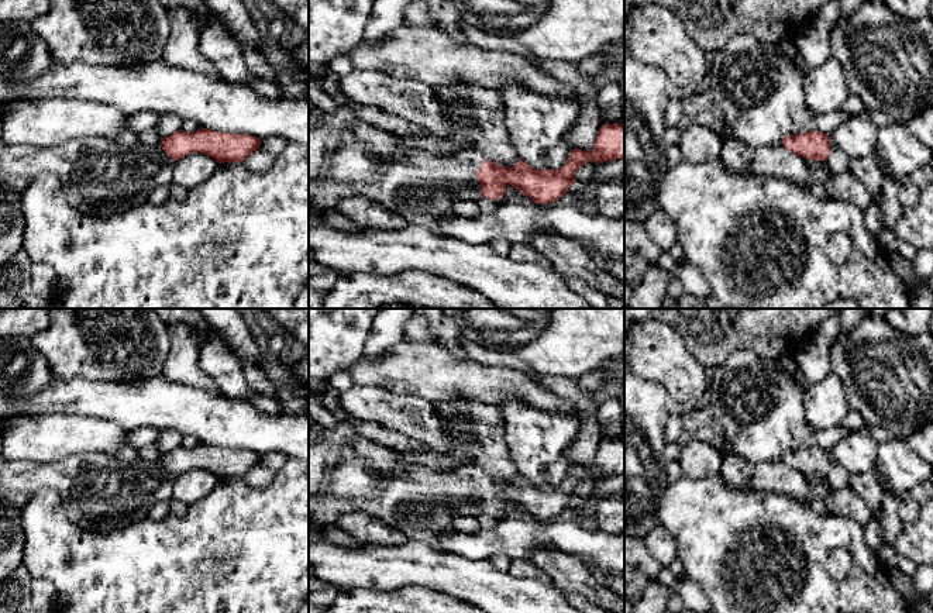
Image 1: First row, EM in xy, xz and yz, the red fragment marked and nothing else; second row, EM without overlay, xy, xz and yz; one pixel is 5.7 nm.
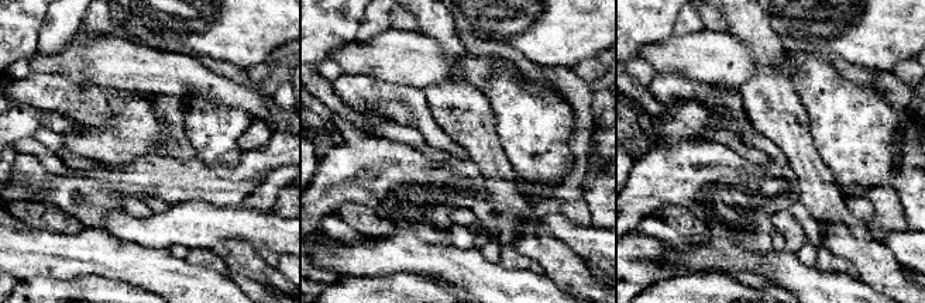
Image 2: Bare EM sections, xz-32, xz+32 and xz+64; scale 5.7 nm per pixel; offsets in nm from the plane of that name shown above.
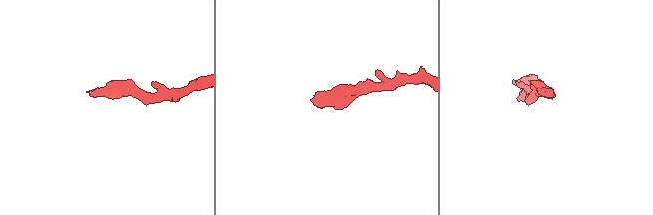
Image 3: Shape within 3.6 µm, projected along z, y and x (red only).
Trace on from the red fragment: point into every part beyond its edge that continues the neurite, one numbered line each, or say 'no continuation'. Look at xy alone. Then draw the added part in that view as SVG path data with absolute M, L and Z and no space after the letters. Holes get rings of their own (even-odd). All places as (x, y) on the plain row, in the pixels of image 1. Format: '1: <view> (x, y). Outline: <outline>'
1: xy (99, 493). Outline: M99 452L73 454L52 464L6 461L0 468L0 496L51 488L59 495L66 517L90 533L110 533L147 519L154 504L173 497L173 482L175 476L161 462L124 462Z

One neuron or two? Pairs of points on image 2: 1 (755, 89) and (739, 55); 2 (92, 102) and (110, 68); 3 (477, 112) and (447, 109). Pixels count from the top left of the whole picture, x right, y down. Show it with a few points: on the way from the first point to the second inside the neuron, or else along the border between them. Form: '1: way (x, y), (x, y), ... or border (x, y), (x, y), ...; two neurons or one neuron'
1: border (750, 47), (755, 73), (736, 88); two neurons
2: border (90, 83), (102, 89); two neurons
3: way (470, 112), (454, 109); one neuron

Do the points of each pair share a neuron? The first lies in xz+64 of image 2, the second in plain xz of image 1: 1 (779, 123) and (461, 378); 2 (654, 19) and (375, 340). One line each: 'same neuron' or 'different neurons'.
1: different neurons
2: different neurons

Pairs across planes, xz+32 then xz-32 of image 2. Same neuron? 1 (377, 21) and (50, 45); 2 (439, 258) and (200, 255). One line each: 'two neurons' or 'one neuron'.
1: one neuron
2: two neurons

